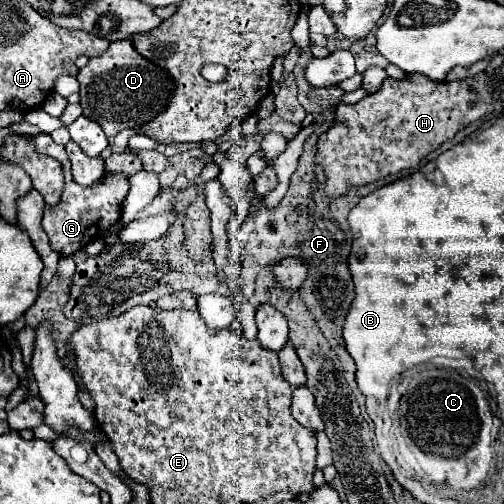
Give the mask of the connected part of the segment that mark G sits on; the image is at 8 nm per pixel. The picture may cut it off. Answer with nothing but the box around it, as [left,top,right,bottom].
[32,134,128,256]

